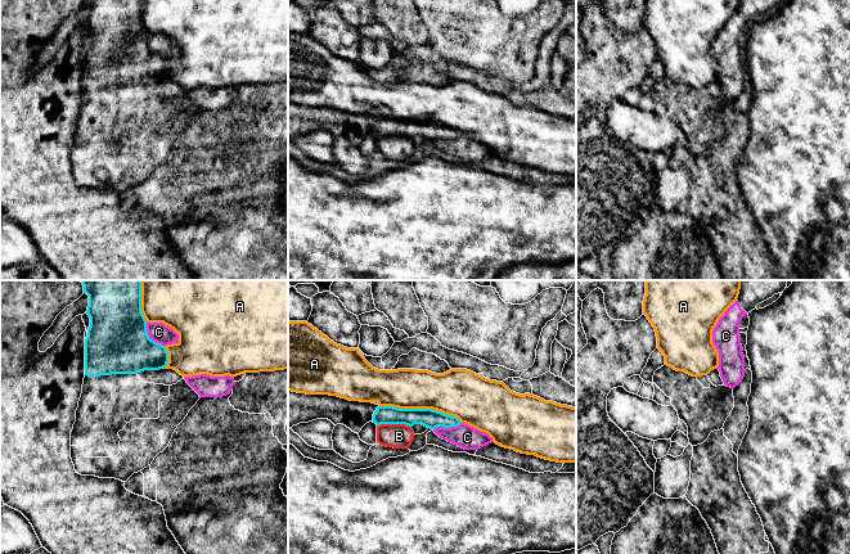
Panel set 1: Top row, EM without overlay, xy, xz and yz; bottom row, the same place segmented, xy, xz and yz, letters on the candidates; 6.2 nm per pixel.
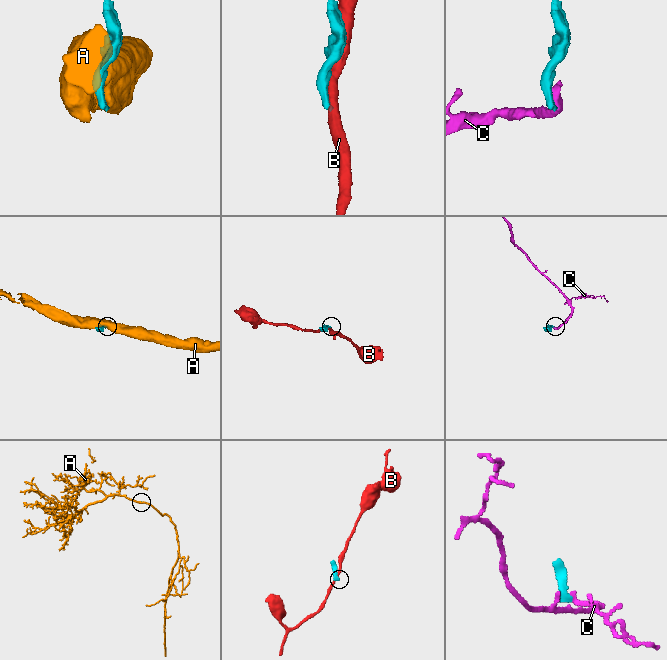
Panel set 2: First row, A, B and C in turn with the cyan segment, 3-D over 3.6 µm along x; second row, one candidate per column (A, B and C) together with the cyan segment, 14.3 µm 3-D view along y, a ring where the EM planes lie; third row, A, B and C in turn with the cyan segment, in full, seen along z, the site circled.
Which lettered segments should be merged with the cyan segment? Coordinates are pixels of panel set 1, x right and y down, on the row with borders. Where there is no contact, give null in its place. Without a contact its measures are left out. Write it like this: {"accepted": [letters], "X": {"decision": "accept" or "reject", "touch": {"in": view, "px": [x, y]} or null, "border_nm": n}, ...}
{"accepted": [], "A": {"decision": "reject", "touch": {"in": "xz", "px": [421, 409]}, "border_nm": 550}, "B": {"decision": "reject", "touch": {"in": "xz", "px": [394, 423]}, "border_nm": 220}, "C": {"decision": "reject", "touch": {"in": "xy", "px": [148, 337]}, "border_nm": 200}}

